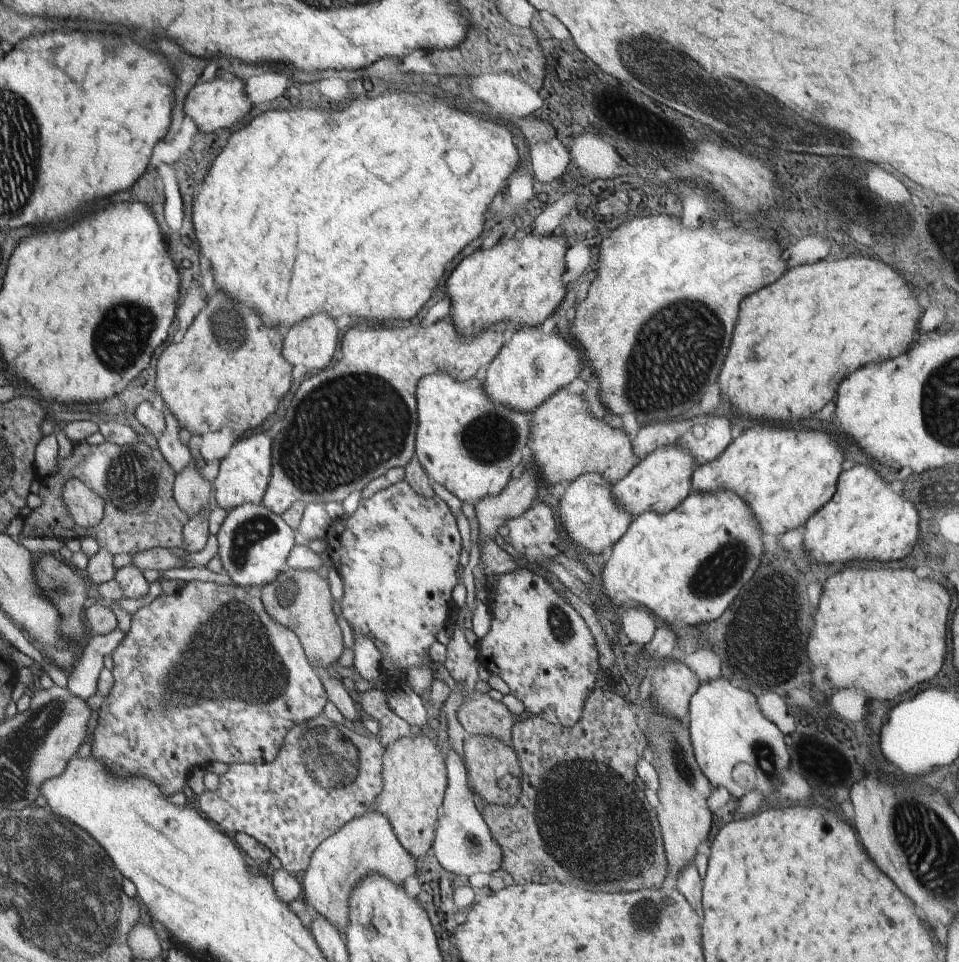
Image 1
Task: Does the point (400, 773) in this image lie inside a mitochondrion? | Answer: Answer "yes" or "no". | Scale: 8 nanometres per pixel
no

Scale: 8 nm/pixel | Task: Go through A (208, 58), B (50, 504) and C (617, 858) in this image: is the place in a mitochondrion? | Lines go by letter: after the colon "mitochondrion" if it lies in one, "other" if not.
A: other
B: other
C: mitochondrion

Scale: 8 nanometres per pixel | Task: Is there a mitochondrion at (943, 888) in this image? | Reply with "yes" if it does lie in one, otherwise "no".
yes

